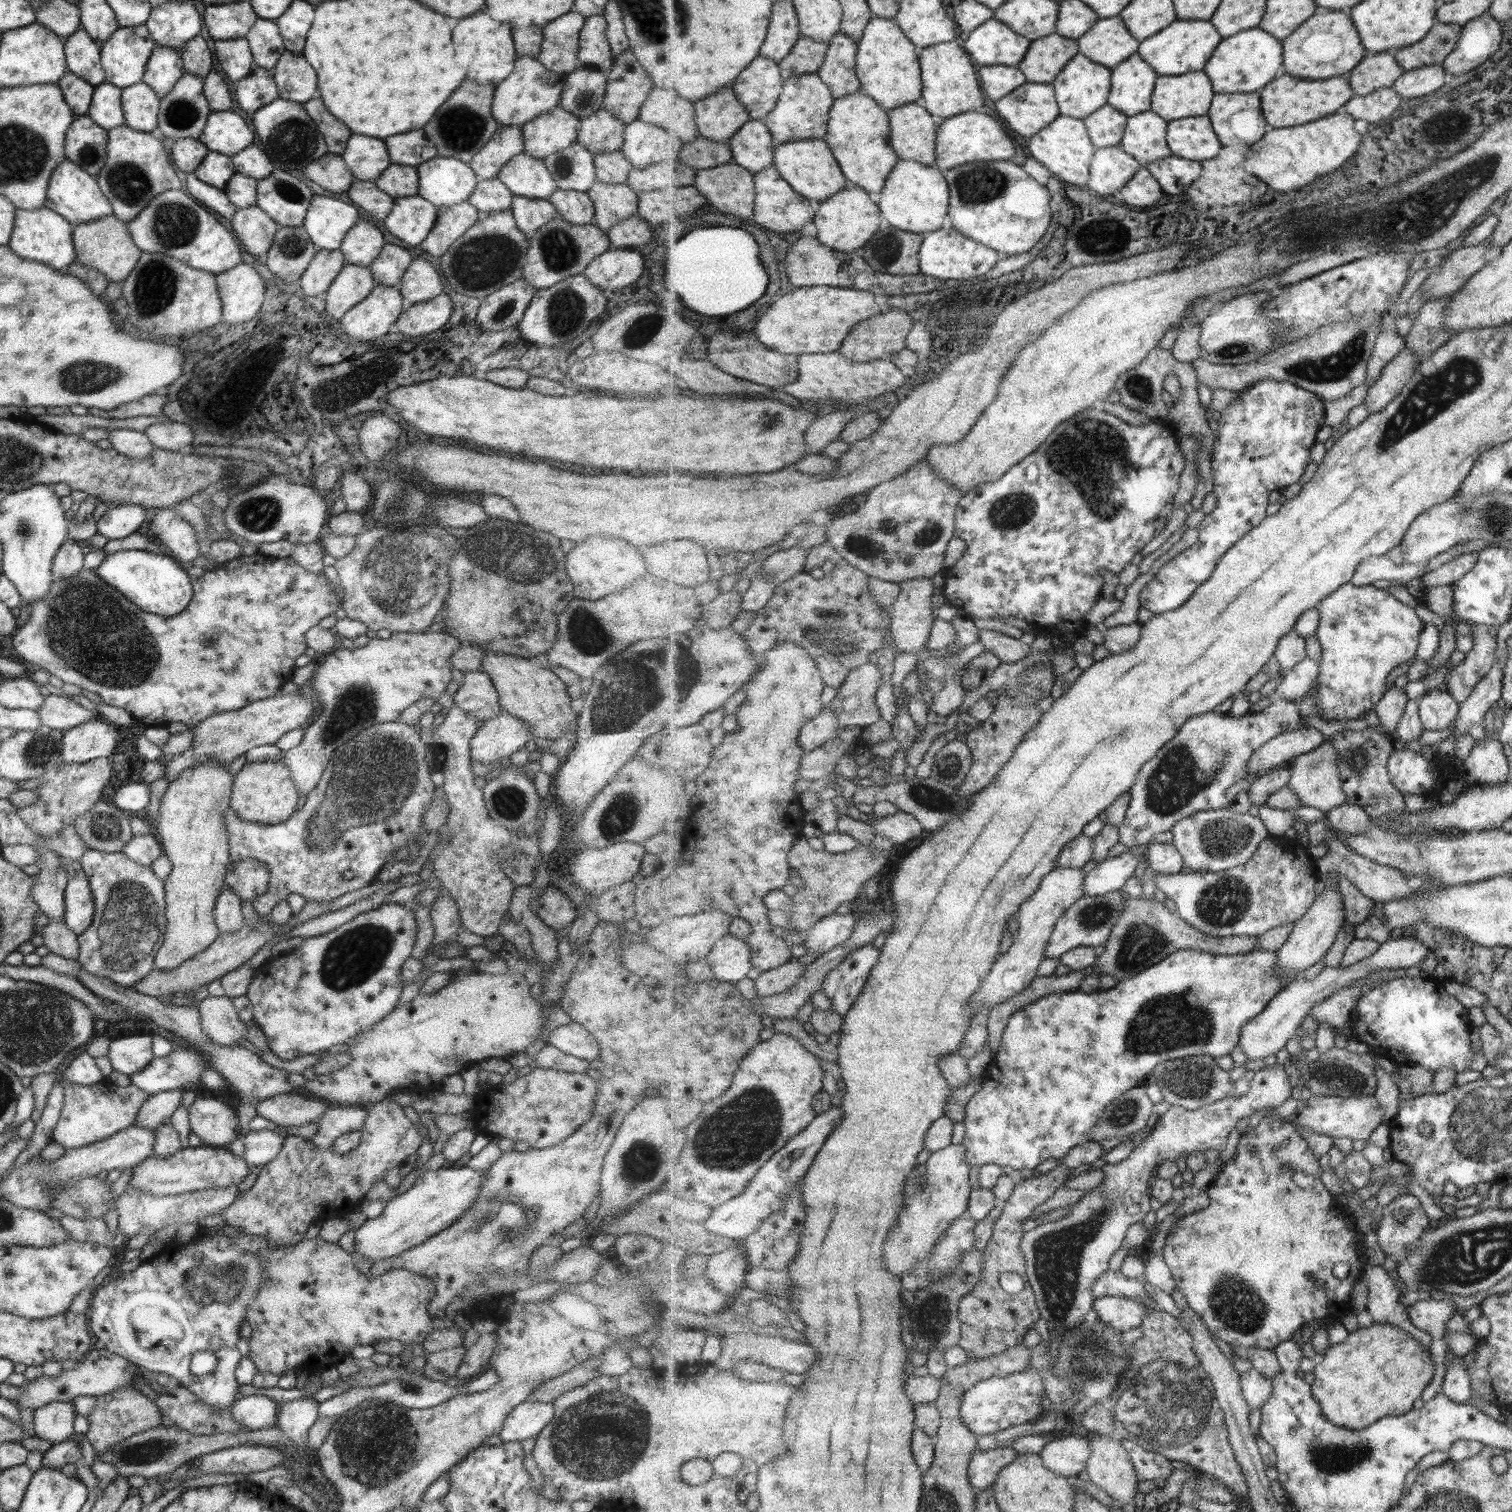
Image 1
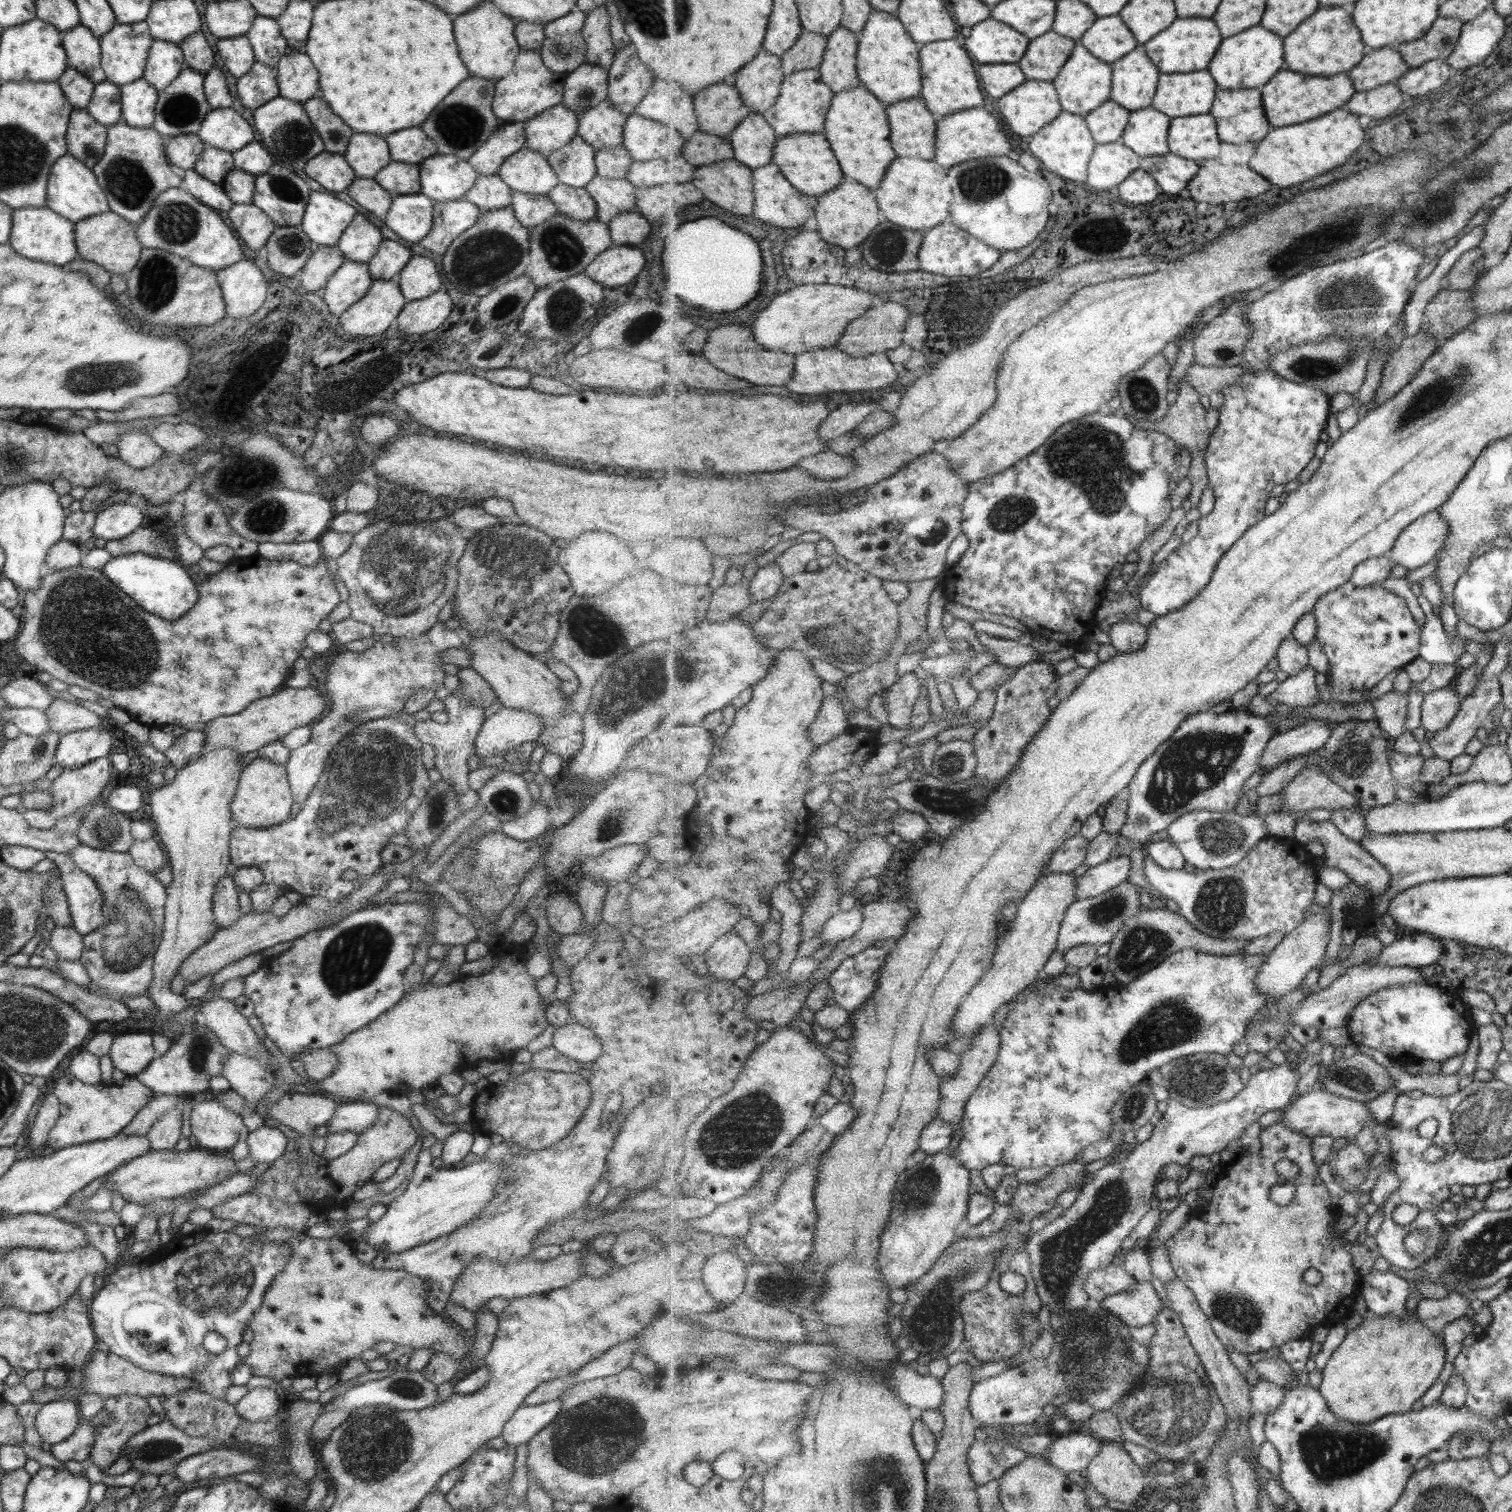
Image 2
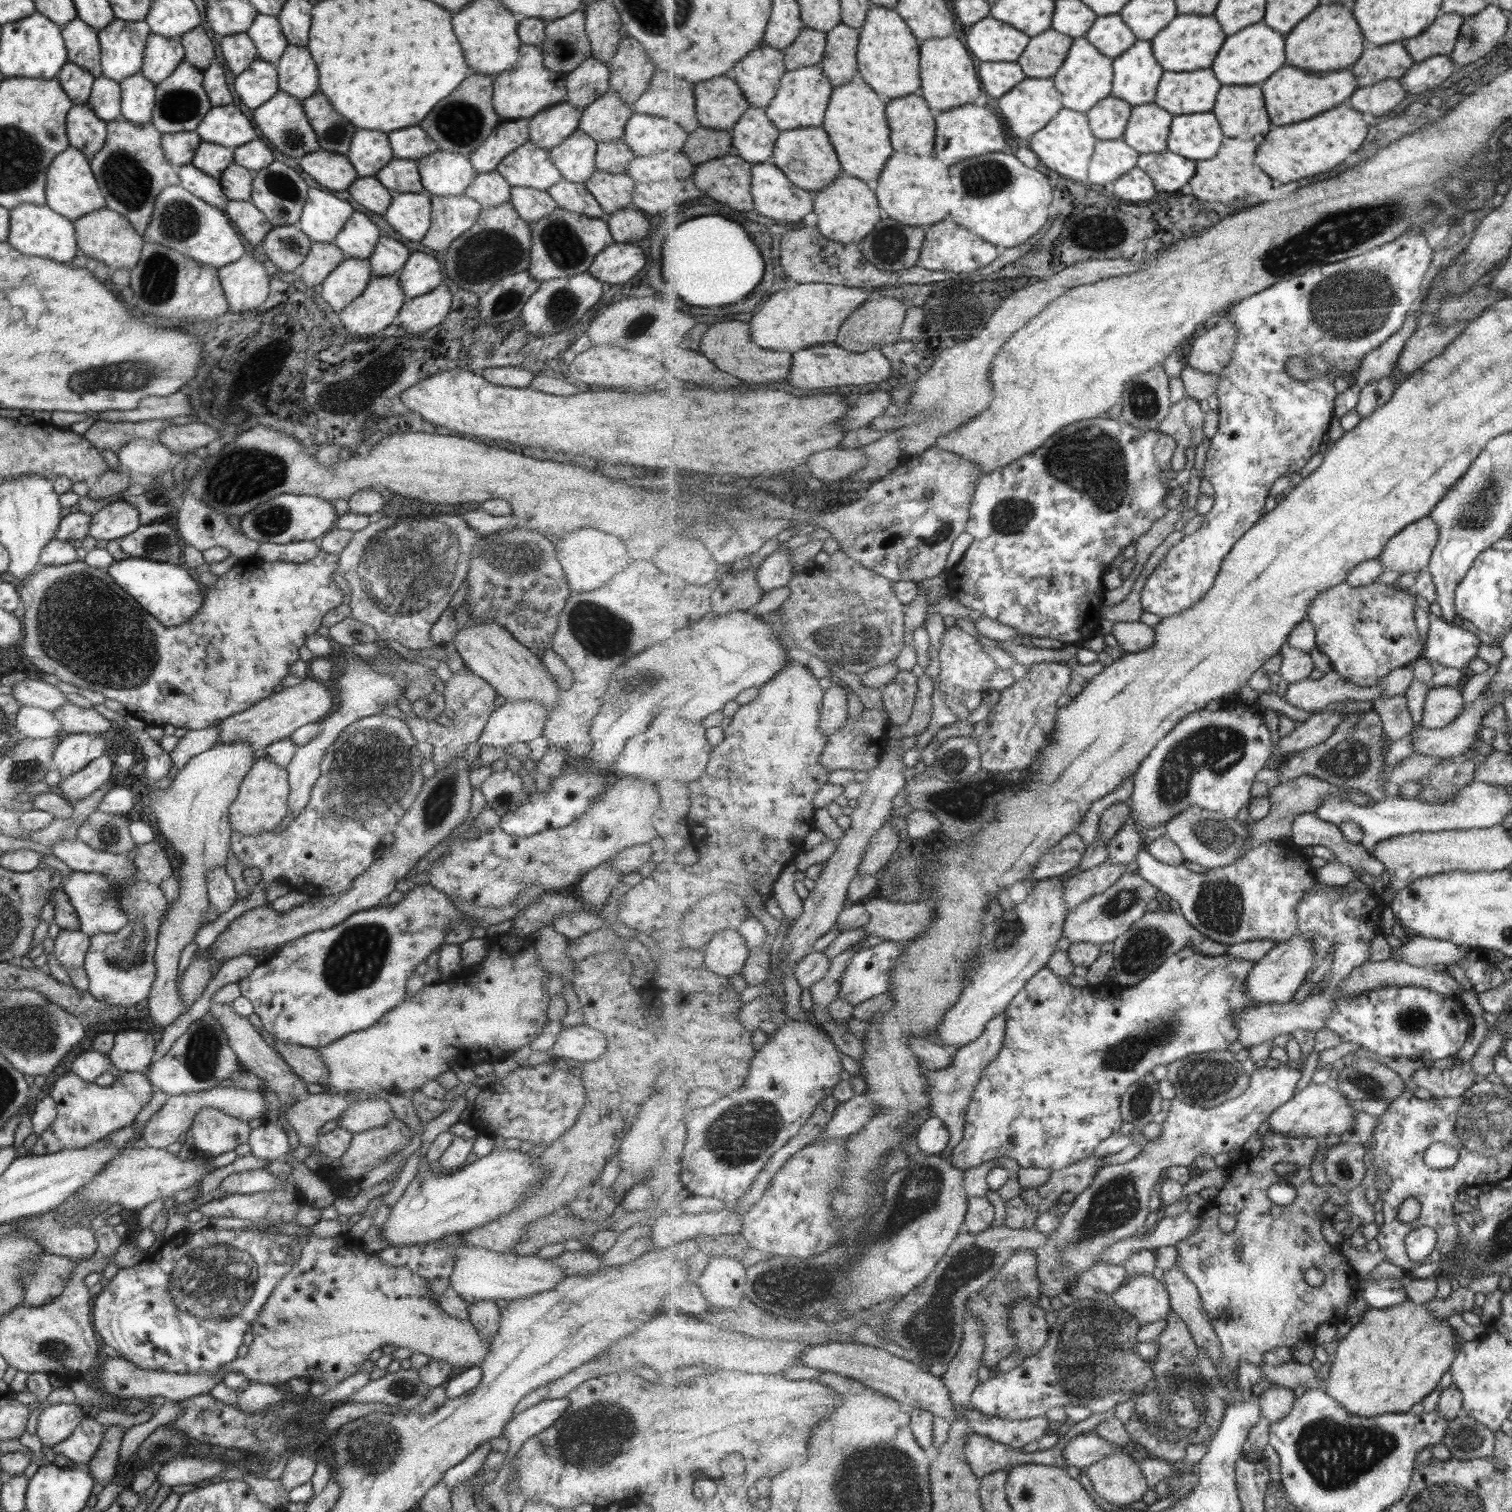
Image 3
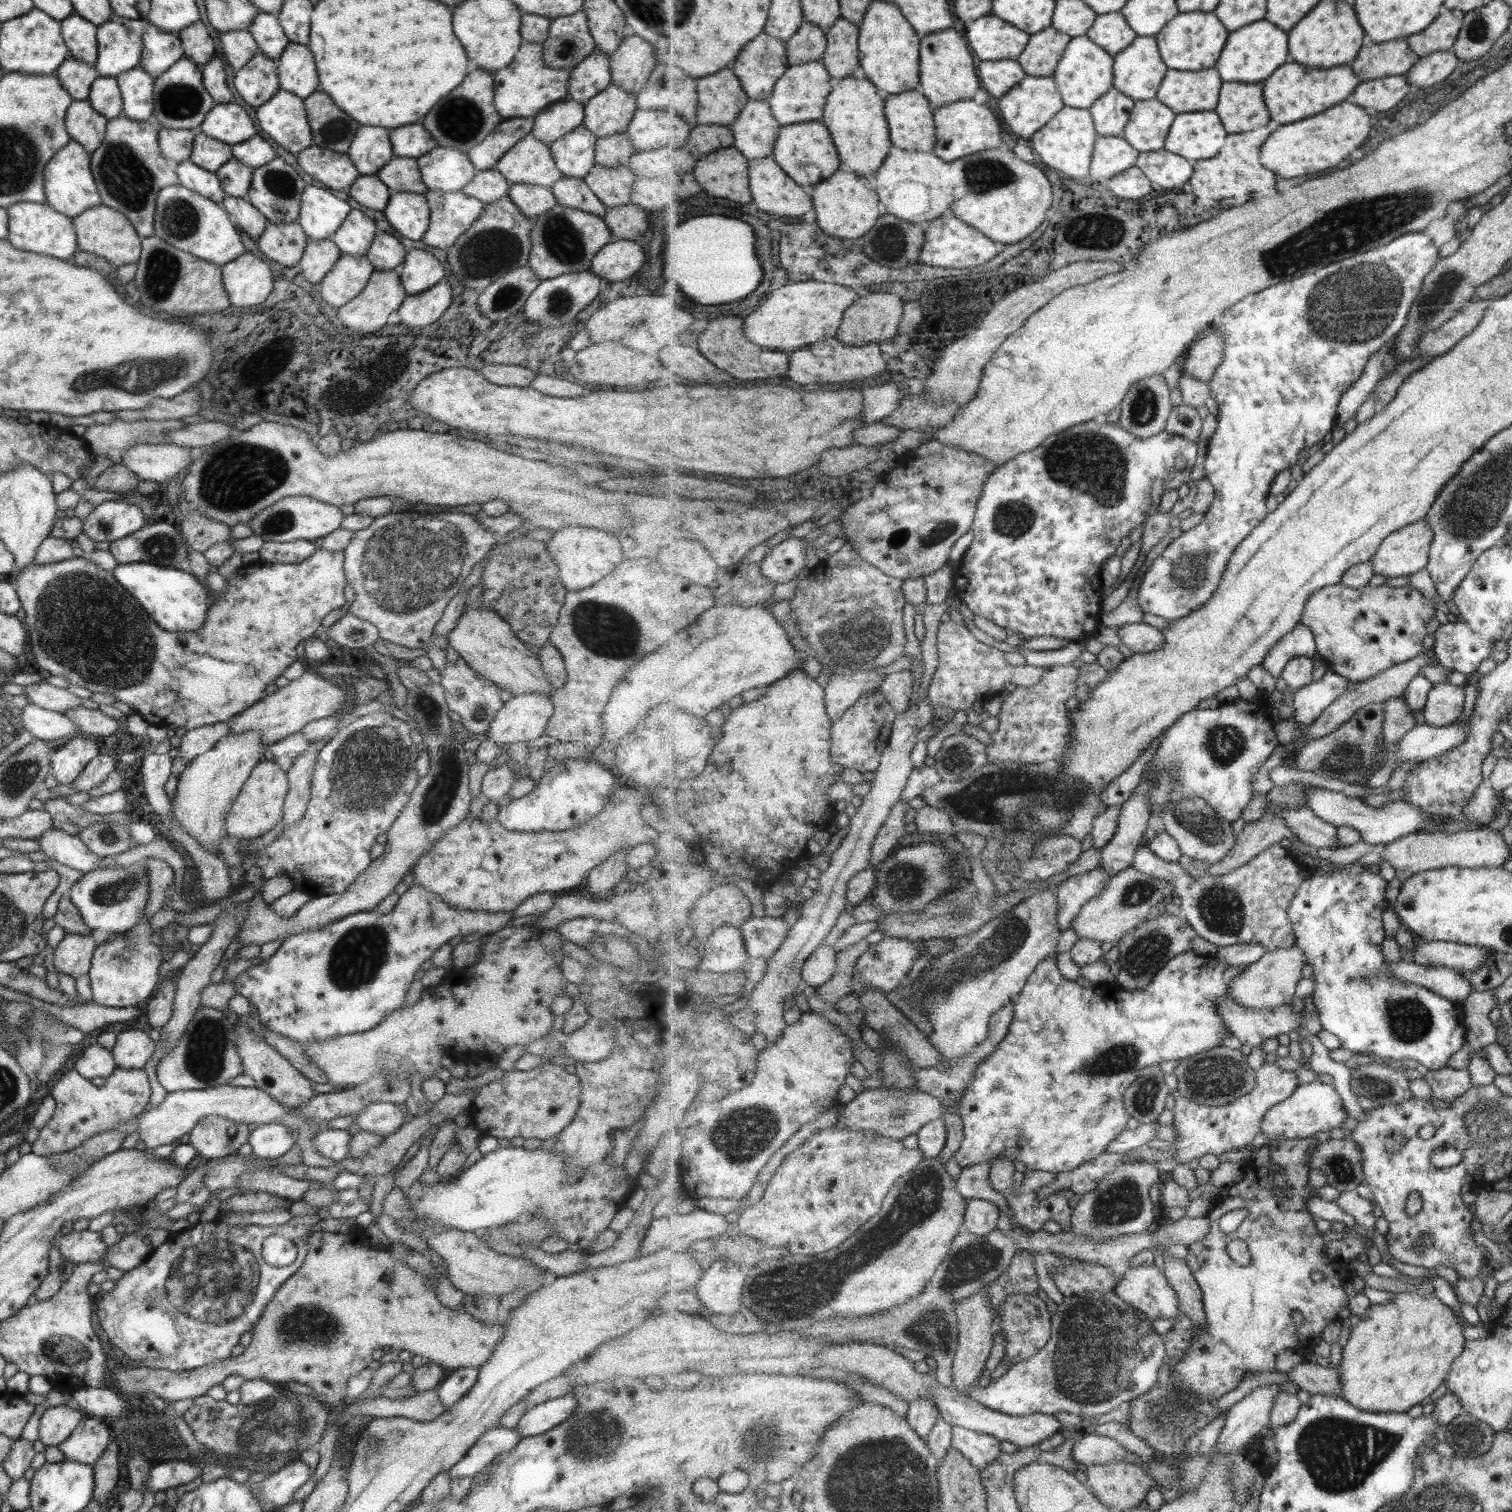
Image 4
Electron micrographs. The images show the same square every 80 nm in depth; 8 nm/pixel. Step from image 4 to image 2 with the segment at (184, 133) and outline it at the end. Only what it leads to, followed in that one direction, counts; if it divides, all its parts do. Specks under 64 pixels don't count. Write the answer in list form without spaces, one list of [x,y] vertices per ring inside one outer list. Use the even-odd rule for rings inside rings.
[[[183,134],[165,138],[164,155],[177,172],[191,170],[203,152],[204,143],[195,134]]]

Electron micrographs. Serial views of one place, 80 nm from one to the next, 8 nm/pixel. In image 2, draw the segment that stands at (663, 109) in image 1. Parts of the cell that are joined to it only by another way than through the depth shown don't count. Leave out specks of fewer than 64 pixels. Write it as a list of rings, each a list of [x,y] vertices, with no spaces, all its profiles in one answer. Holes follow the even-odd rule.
[[[653,80],[632,114],[669,128],[677,127],[687,140],[700,131],[694,95],[687,93],[679,83]]]

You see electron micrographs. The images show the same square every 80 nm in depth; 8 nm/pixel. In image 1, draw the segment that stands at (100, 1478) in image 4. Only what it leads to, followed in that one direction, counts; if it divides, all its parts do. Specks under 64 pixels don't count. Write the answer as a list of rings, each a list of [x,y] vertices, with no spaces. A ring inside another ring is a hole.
[[[117,1388],[111,1393],[105,1393],[105,1396],[95,1398],[95,1406],[86,1418],[89,1428],[84,1436],[91,1444],[95,1455],[103,1454],[105,1450],[111,1450],[113,1444],[119,1444],[135,1434],[161,1427],[161,1416],[157,1406],[139,1391]]]

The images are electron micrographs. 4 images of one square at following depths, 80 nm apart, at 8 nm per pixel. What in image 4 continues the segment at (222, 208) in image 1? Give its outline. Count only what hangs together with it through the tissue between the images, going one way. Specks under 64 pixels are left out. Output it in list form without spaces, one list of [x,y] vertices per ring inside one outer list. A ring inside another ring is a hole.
[[[189,160],[180,162],[174,173],[178,178],[178,184],[213,201],[215,204],[221,204],[226,194],[221,190],[219,179],[214,173],[203,168],[199,168]]]

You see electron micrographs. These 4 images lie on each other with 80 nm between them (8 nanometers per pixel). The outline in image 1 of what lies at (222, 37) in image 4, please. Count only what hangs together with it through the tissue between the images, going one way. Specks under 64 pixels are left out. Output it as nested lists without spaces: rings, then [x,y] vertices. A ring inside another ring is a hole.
[[[244,38],[235,40],[217,40],[213,43],[215,56],[223,74],[235,82],[245,78],[253,69],[253,59]]]

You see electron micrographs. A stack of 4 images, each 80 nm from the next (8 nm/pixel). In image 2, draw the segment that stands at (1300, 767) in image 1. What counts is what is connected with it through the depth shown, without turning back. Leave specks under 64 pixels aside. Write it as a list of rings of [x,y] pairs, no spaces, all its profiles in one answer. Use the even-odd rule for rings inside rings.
[[[1313,759],[1279,794],[1284,798],[1282,812],[1359,808],[1358,798],[1337,784]]]

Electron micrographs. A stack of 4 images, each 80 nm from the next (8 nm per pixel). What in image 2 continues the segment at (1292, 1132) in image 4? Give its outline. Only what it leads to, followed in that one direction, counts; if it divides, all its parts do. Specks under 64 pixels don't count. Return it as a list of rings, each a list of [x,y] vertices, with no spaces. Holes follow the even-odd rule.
[[[1314,1086],[1309,1093],[1299,1096],[1294,1103],[1283,1109],[1283,1116],[1278,1122],[1309,1137],[1331,1136],[1333,1139],[1353,1139],[1359,1136],[1359,1132],[1365,1128],[1366,1124],[1373,1122],[1373,1119],[1373,1114],[1365,1106],[1365,1102],[1337,1096],[1323,1087]]]

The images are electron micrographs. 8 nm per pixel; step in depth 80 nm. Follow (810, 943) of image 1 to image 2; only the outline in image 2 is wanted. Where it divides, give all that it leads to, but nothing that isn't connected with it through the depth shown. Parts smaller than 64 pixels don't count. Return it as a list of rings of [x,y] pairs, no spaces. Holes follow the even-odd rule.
[[[852,908],[849,911],[840,911],[835,914],[819,933],[818,938],[824,943],[841,943],[852,938],[855,933],[860,932],[865,922],[863,910]]]

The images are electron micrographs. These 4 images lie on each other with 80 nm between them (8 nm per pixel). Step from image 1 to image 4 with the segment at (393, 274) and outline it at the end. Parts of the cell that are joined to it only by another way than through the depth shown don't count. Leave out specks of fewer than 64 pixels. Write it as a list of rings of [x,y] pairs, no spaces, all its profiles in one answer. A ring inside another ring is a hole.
[[[376,231],[365,257],[375,271],[385,272],[398,269],[405,255],[403,245],[395,237],[383,231]]]

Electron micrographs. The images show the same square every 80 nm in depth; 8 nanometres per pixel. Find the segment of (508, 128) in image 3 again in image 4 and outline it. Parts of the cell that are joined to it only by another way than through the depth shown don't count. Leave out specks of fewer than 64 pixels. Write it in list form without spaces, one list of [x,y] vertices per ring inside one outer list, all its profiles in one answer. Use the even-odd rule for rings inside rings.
[[[532,117],[503,119],[479,144],[467,152],[469,162],[478,170],[491,169],[518,140],[530,134]]]

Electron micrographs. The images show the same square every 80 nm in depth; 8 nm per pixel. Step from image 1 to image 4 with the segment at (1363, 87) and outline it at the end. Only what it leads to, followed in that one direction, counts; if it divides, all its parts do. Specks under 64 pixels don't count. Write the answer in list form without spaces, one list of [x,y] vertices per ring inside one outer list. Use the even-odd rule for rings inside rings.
[[[1400,37],[1388,43],[1373,43],[1371,46],[1361,48],[1351,67],[1362,81],[1369,81],[1387,76],[1406,75],[1419,59],[1420,56],[1410,47],[1408,39]]]

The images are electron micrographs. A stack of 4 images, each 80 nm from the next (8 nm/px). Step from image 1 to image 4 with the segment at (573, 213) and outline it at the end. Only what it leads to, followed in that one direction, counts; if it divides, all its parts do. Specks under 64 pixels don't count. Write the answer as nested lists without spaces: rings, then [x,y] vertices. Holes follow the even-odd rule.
[[[562,176],[549,187],[549,192],[559,206],[581,210],[599,217],[603,217],[606,213],[606,206],[597,200],[583,179]]]

